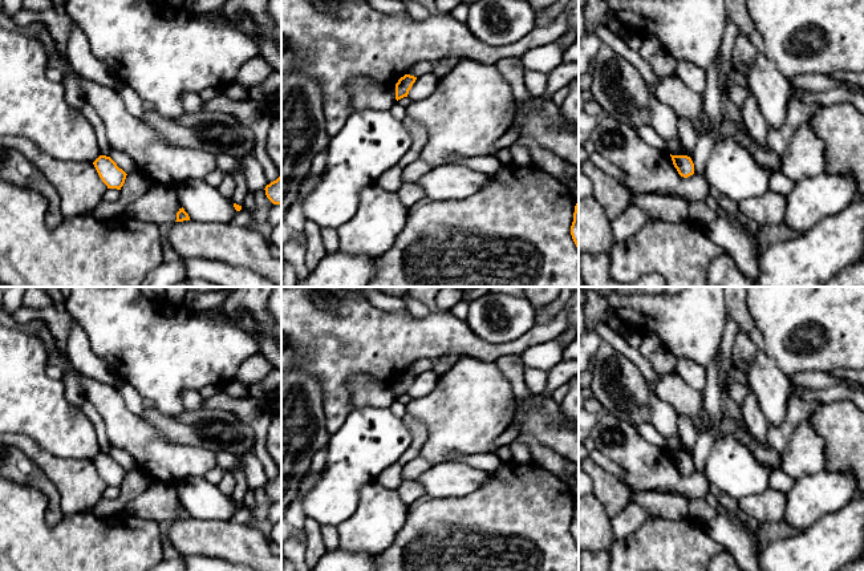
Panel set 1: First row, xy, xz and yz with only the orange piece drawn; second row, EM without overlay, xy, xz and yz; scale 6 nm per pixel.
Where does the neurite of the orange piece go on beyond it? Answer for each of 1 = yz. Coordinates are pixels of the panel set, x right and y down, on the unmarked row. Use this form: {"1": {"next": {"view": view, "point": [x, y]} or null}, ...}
{"1": {"next": null}}

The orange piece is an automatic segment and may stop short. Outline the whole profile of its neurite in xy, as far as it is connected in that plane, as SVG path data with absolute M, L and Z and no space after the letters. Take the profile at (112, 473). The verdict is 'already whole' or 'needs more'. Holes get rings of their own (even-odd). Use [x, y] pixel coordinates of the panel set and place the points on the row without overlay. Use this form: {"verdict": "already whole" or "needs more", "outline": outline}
{"verdict": "already whole", "outline": "M100 453L93 462L108 486L121 487L127 471L110 454Z"}

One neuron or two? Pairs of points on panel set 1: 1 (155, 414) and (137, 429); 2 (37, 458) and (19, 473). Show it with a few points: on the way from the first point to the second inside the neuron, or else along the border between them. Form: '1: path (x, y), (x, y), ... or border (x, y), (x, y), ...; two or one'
1: border (141, 416), (171, 441); two
2: border (13, 445), (55, 485); two

